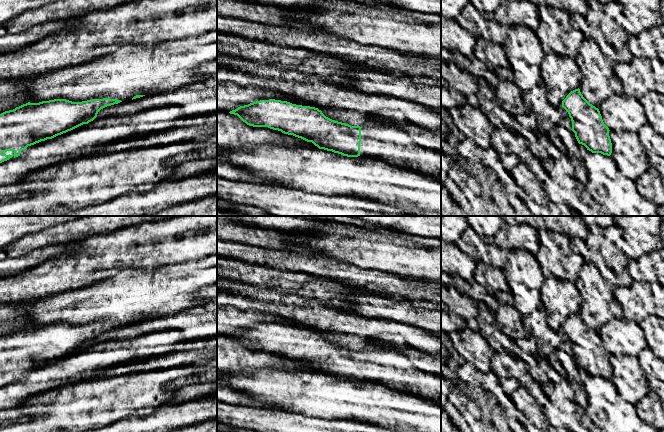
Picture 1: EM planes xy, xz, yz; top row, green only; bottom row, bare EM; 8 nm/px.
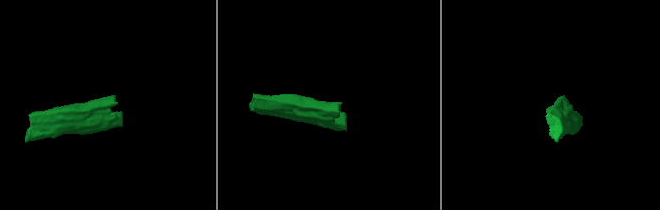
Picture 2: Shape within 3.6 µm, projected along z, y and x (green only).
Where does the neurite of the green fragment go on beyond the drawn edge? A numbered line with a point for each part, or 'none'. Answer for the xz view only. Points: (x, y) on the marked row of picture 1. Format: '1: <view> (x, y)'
1: xz (393, 145)

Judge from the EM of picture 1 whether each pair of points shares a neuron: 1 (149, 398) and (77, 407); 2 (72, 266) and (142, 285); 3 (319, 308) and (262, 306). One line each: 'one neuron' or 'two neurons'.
1: one neuron
2: two neurons
3: one neuron

